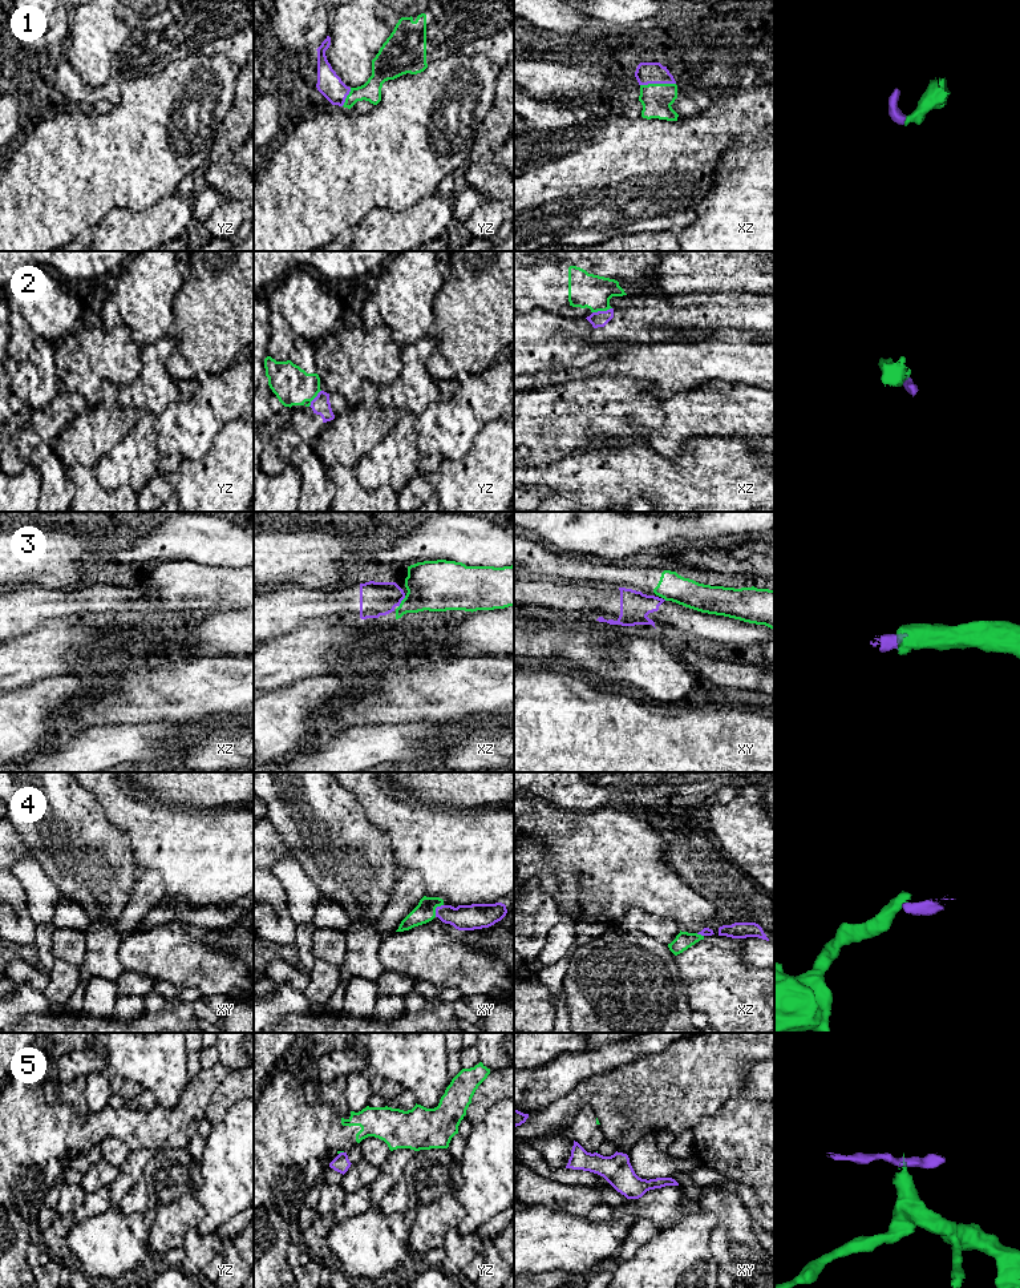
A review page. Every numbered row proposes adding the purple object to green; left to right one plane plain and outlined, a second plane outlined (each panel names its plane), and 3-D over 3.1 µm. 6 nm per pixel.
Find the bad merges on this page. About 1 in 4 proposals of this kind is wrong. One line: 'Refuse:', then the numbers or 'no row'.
Refuse: 2, 3, 5

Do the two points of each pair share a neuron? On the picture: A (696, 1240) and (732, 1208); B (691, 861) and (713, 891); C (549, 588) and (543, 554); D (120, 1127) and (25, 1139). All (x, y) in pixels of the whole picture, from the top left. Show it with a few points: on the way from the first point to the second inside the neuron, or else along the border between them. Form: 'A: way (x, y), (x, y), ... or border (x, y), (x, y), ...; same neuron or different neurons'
A: border (703, 1210), (716, 1218), (709, 1243), (712, 1252); different neurons
B: way (697, 868), (713, 884); same neuron
C: border (527, 574), (535, 578), (555, 578), (578, 584); different neurons
D: way (96, 1127), (85, 1133), (49, 1133); same neuron

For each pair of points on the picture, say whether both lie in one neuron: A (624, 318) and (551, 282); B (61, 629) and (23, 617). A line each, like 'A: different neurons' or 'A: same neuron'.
A: different neurons
B: different neurons

